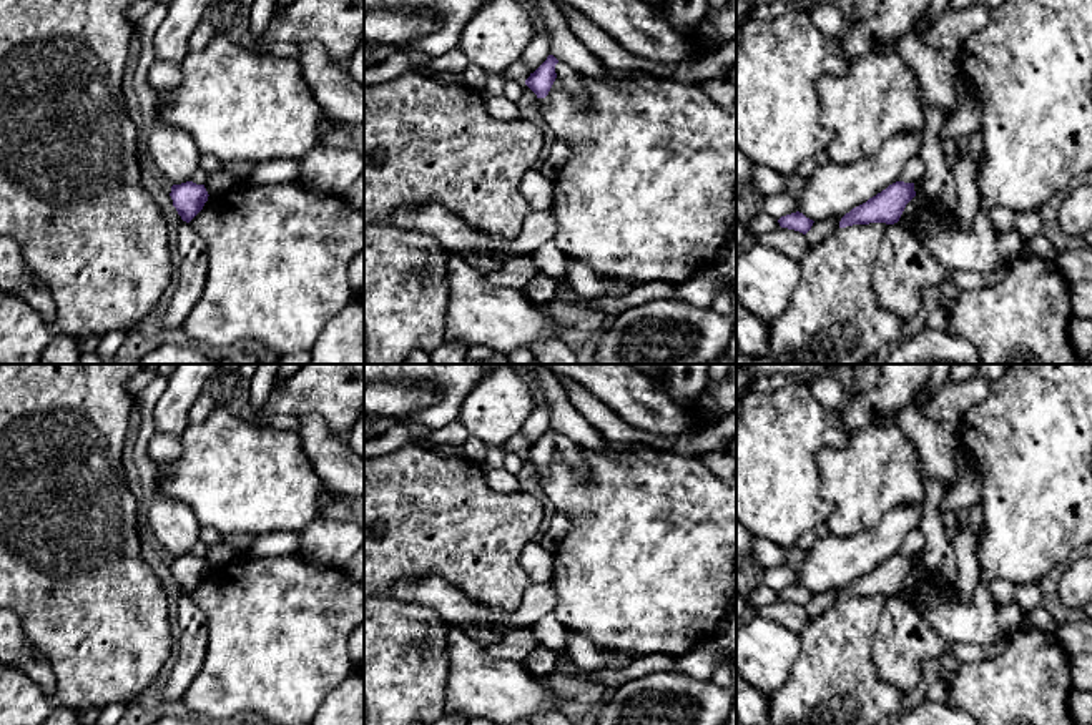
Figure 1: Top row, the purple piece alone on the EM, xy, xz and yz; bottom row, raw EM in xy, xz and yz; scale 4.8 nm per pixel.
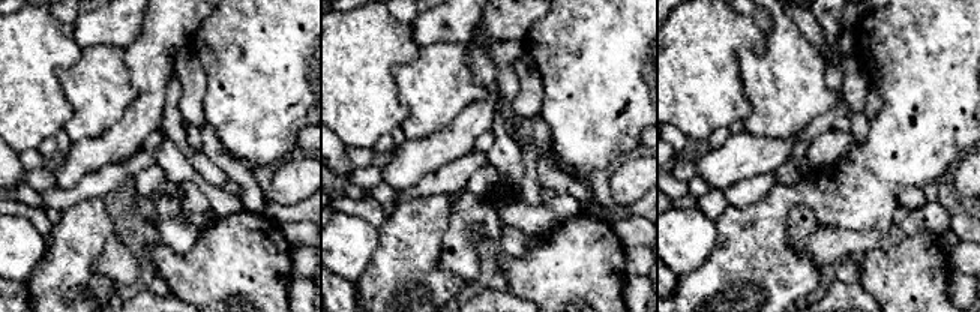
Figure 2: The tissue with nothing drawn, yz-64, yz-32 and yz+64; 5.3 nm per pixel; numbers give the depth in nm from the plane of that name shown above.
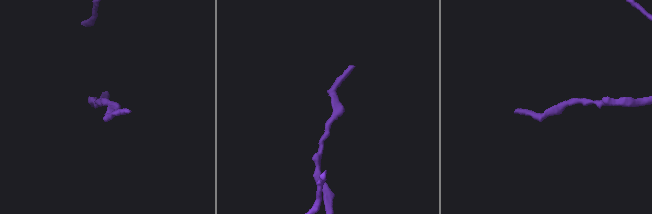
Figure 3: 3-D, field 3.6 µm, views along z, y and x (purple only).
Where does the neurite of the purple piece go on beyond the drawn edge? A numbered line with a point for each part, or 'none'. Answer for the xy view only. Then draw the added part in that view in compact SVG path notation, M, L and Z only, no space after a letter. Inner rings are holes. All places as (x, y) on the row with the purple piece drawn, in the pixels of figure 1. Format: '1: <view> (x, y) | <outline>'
none

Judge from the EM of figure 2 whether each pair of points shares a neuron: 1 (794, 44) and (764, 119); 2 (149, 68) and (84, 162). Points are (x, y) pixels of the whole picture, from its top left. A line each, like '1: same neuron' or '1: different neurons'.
1: same neuron
2: same neuron

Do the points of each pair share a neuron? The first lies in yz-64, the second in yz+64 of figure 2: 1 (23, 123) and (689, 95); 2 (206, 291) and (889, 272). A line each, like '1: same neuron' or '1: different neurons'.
1: same neuron
2: same neuron

